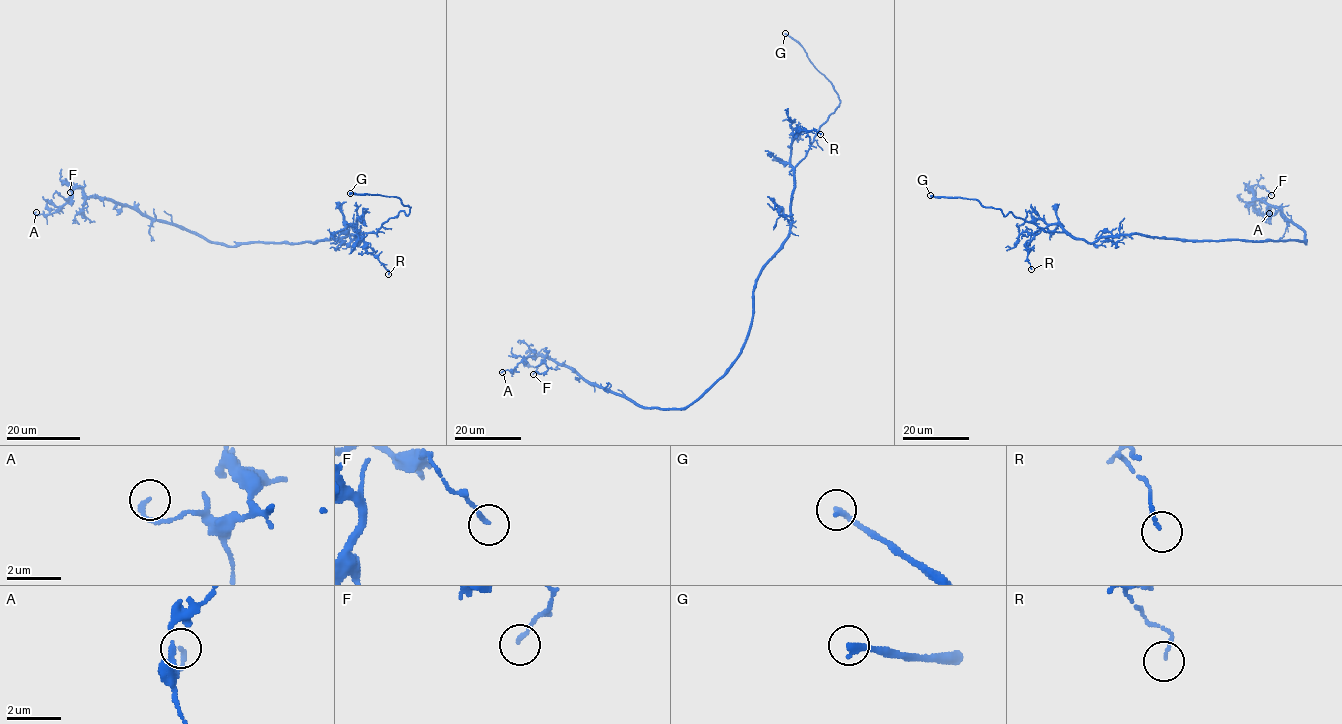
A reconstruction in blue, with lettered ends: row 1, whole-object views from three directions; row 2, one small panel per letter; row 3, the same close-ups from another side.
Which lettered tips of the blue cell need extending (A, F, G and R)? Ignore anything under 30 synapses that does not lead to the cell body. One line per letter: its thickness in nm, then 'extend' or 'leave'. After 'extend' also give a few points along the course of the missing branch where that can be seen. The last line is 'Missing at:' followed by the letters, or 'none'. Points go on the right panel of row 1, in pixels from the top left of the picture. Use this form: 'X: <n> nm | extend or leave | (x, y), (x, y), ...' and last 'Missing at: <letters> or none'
A: 160 nm | leave
F: 140 nm | leave
G: 240 nm | extend | (930, 195), (916, 200)
R: 110 nm | leave
Missing at: G

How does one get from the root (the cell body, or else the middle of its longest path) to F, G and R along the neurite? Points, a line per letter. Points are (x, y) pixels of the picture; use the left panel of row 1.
F: (313, 242), (225, 246), (110, 200), (88, 197), (80, 188), (72, 189), (61, 181), (73, 183), (70, 192)
G: (313, 242), (352, 235), (358, 245), (361, 233), (374, 233), (400, 211), (409, 212), (396, 197), (350, 193)
R: (313, 242), (352, 235), (358, 245), (360, 231), (355, 225), (366, 250), (389, 271), (388, 274)

